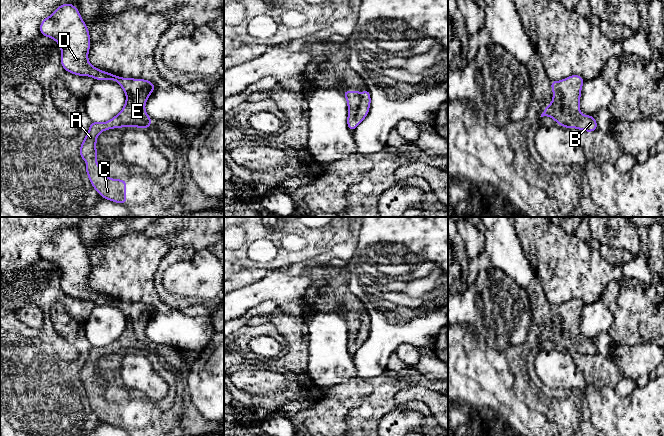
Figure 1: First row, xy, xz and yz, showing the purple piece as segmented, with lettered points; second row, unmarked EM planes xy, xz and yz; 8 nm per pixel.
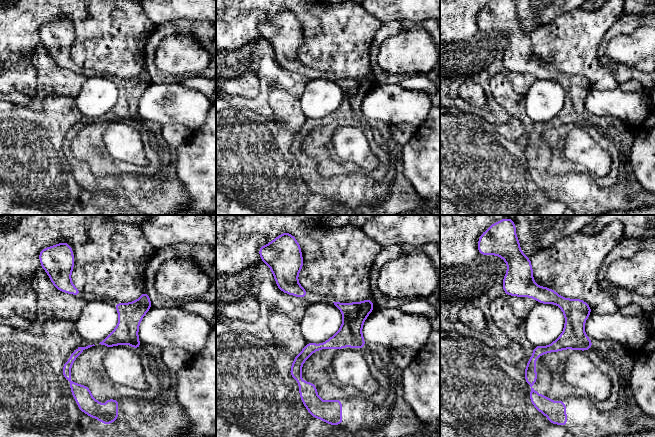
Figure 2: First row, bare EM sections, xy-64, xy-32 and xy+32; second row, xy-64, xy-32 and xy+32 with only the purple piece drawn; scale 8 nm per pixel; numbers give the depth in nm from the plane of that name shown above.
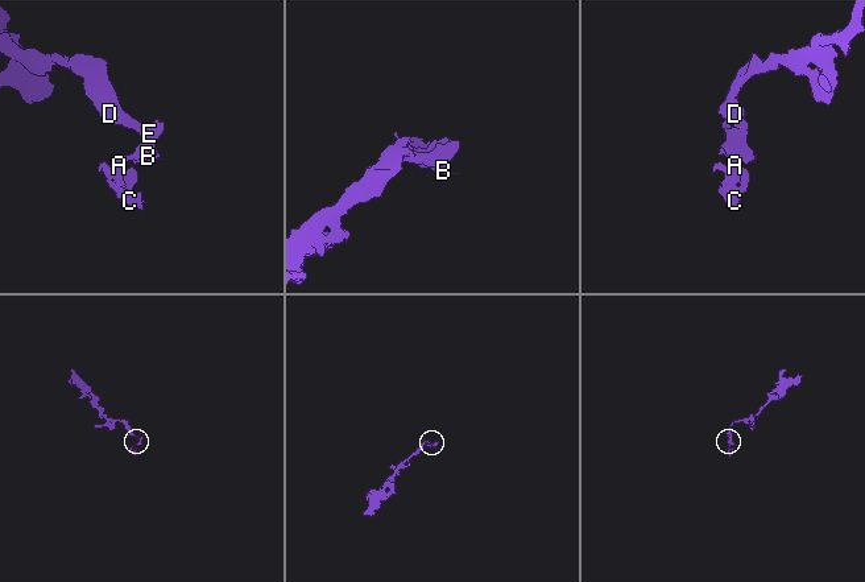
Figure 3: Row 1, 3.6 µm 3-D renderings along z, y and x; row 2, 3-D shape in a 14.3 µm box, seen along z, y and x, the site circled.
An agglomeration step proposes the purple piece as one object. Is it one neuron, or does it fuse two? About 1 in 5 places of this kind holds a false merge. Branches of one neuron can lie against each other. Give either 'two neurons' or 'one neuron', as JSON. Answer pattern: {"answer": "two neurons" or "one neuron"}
{"answer": "one neuron"}

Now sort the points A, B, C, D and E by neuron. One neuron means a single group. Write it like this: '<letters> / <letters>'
A B C D E

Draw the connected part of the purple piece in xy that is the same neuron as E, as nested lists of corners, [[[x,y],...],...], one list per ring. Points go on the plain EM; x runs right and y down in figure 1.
[[[65,227],[57,231],[51,240],[41,246],[40,257],[53,262],[59,268],[60,285],[66,295],[79,300],[90,300],[96,304],[114,304],[126,317],[122,335],[107,346],[92,346],[79,374],[81,382],[87,386],[86,396],[89,404],[101,421],[126,428],[126,405],[108,402],[96,385],[97,360],[112,352],[150,351],[152,346],[145,336],[145,328],[155,314],[154,308],[141,302],[121,302],[92,290],[88,285],[91,270],[89,254],[79,234],[72,228]]]

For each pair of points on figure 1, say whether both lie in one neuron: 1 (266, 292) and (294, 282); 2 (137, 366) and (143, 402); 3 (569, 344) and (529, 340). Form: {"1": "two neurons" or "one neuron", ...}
{"1": "one neuron", "2": "two neurons", "3": "one neuron"}

